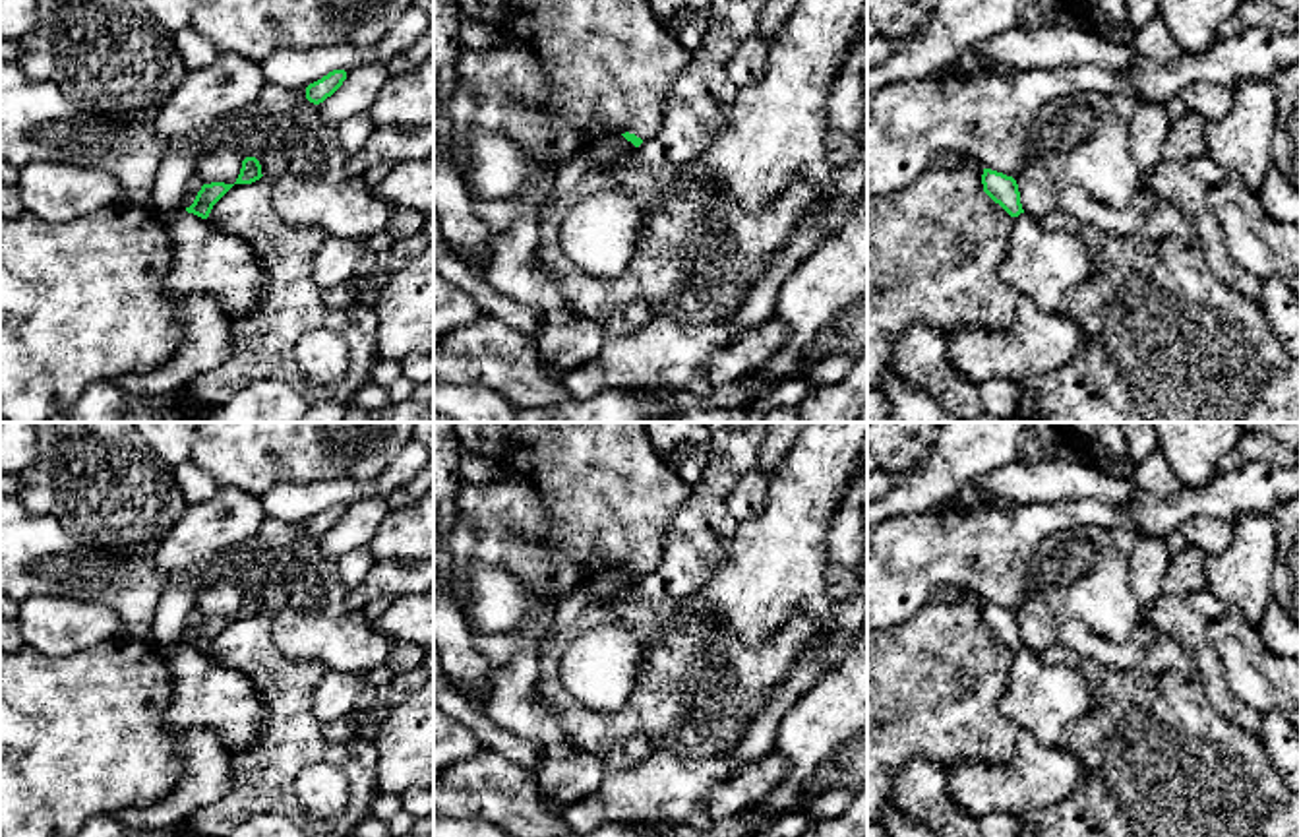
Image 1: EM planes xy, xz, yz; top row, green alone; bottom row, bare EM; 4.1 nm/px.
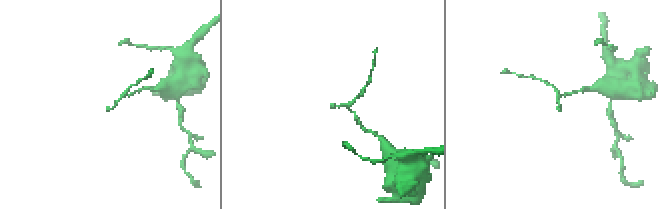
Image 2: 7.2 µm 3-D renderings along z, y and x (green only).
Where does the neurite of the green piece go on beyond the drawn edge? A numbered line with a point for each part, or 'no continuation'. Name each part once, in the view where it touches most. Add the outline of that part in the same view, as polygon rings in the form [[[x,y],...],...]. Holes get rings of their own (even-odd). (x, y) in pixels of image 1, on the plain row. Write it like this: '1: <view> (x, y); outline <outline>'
no continuation

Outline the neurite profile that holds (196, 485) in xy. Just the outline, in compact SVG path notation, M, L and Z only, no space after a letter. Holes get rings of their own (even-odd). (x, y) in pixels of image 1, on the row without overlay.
M194 461L174 465L174 477L188 504L207 502L219 484Z

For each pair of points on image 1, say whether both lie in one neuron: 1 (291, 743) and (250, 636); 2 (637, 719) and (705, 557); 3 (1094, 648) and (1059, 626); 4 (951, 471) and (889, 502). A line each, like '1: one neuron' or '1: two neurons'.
1: one neuron
2: one neuron
3: one neuron
4: one neuron

